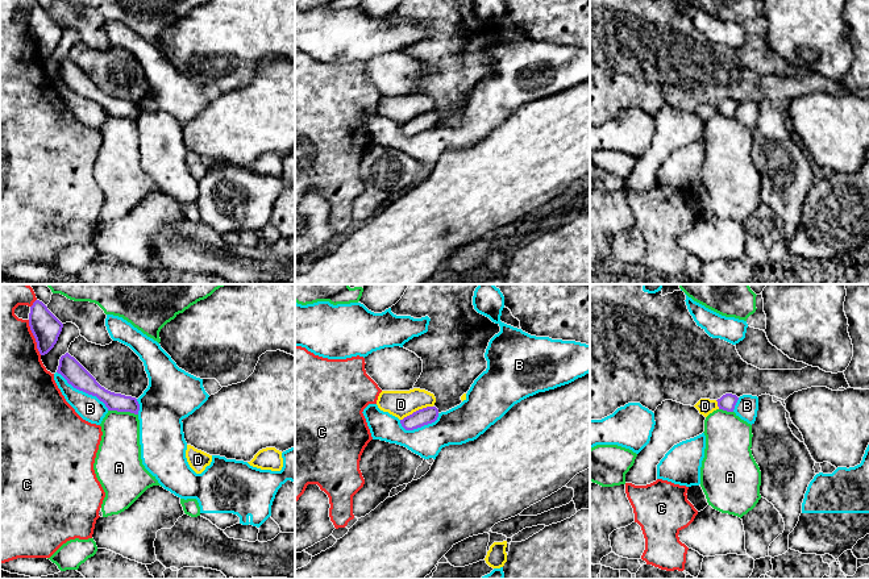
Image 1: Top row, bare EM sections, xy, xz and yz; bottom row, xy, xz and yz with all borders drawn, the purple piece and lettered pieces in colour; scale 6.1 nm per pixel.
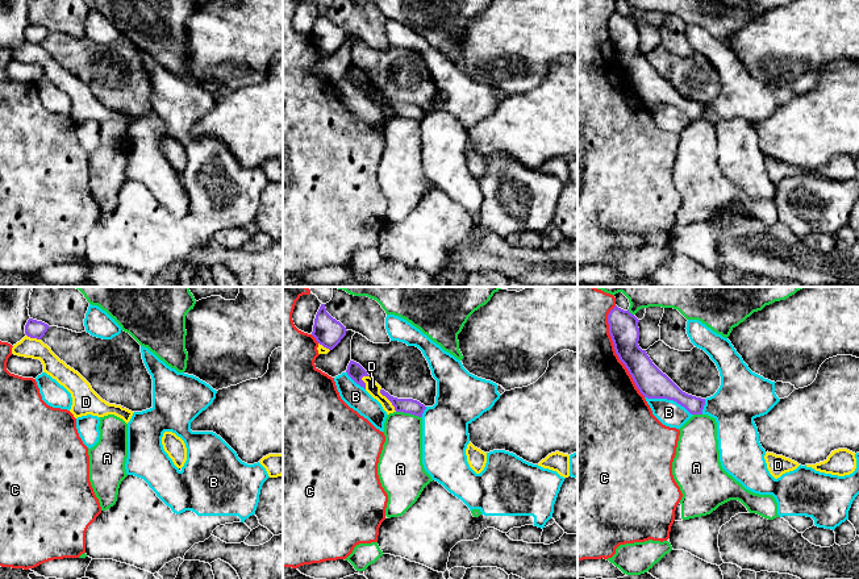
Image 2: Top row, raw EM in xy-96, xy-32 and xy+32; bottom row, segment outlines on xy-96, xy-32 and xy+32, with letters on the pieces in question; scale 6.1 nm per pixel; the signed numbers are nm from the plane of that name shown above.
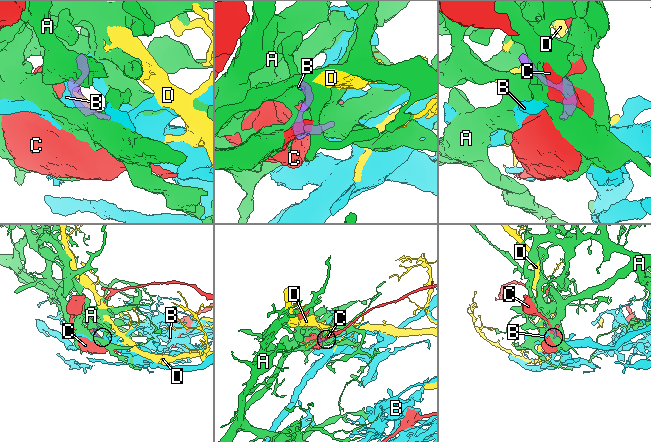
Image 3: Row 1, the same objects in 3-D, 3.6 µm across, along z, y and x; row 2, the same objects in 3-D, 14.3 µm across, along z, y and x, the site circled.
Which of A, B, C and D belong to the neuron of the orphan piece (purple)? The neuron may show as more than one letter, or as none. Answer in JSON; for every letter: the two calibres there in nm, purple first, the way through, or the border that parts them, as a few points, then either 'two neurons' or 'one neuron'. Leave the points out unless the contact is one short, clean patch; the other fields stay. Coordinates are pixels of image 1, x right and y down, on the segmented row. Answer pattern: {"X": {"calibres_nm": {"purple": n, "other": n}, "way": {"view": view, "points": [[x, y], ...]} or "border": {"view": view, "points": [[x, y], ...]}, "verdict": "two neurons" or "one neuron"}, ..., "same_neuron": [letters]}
{"A": {"calibres_nm": {"purple": 110, "other": 260}, "verdict": "one neuron"}, "B": {"calibres_nm": {"purple": 140, "other": 160}, "verdict": "two neurons"}, "C": {"calibres_nm": {"purple": 180, "other": 480}, "verdict": "two neurons"}, "D": {"calibres_nm": {"purple": 100, "other": 160}, "verdict": "two neurons"}, "same_neuron": ["A"]}

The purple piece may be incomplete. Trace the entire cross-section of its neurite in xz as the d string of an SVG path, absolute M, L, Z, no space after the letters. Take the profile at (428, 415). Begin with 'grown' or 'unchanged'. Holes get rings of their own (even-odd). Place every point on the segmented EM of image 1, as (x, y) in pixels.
unchanged; M427 407L404 417L403 420L400 420L400 424L406 430L413 430L434 422L437 417L438 409L436 407Z

